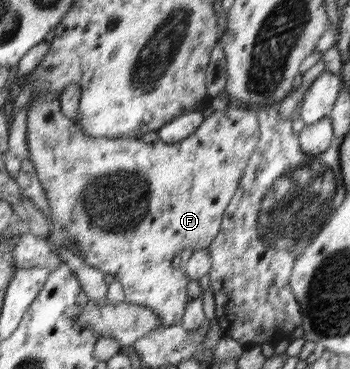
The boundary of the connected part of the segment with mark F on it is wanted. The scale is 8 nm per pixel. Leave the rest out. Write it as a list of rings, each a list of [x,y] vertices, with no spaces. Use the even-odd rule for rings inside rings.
[[[43,92],[40,96],[32,99],[32,104],[26,112],[26,120],[28,159],[34,165],[39,181],[45,189],[44,192],[51,209],[51,221],[53,224],[51,225],[47,242],[53,246],[68,247],[66,244],[68,239],[76,241],[76,249],[80,251],[80,257],[83,258],[83,261],[89,267],[100,269],[104,275],[111,274],[116,276],[116,279],[120,281],[121,292],[125,302],[151,309],[165,326],[181,323],[186,307],[189,301],[191,301],[187,292],[190,280],[186,276],[184,268],[175,269],[171,266],[171,260],[176,255],[180,255],[181,252],[185,252],[187,248],[193,248],[194,250],[208,248],[213,238],[219,233],[224,211],[239,185],[240,177],[244,174],[245,166],[248,165],[249,158],[260,138],[257,111],[233,107],[228,107],[226,111],[216,111],[205,118],[189,137],[177,143],[165,143],[161,140],[145,143],[142,139],[89,137],[82,132],[80,125],[76,125],[76,122],[71,118],[63,115],[60,108],[60,98],[54,96],[51,92]]]

